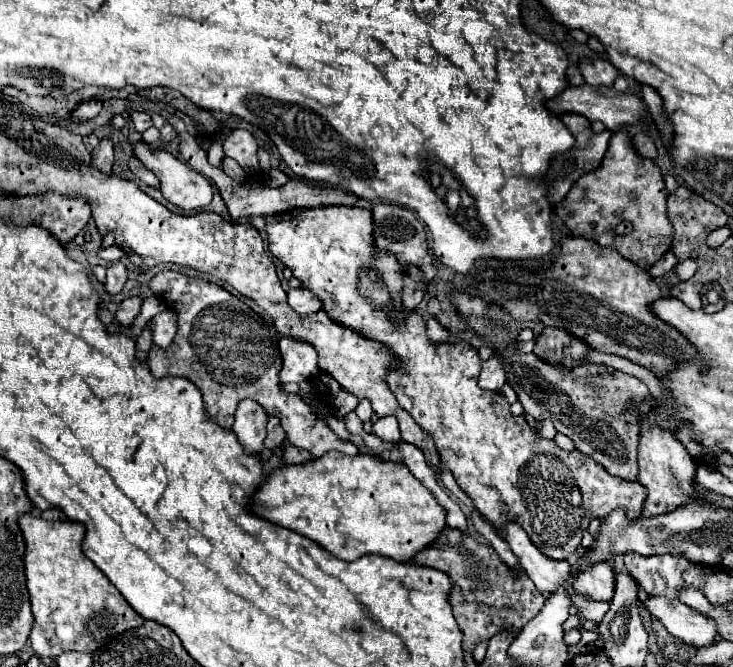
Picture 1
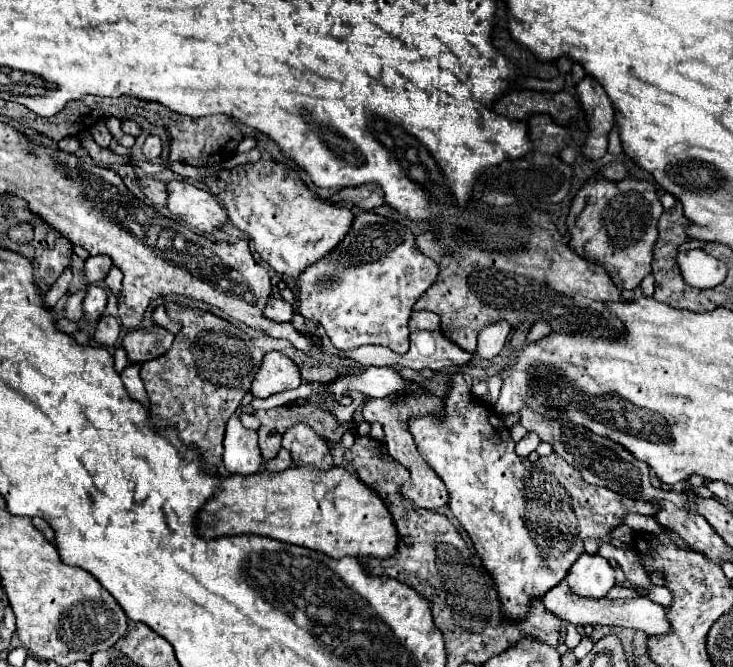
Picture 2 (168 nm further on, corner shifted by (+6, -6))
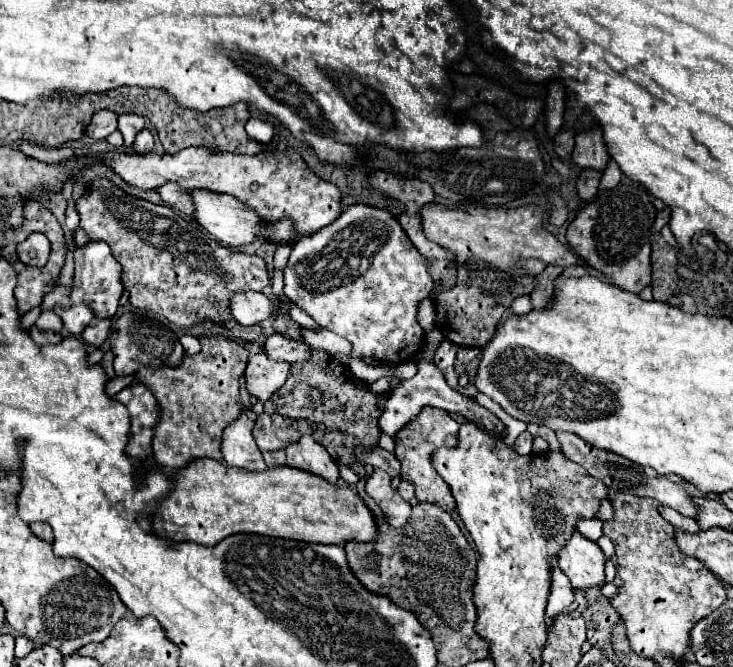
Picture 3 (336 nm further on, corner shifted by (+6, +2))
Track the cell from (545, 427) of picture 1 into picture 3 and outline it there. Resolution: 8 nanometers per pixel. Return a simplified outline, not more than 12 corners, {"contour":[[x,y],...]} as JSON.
{"contour":[[525,431],[517,437],[513,449],[519,455],[531,455],[533,435]]}

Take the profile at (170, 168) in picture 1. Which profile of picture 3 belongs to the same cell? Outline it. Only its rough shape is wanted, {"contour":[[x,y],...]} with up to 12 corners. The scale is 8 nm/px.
{"contour":[[191,191],[195,219],[223,245],[293,243],[291,219],[265,223],[235,197]]}

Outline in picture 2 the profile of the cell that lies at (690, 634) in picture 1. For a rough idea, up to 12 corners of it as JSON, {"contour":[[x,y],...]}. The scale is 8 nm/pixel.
{"contour":[[563,579],[539,601],[571,625],[667,635],[665,607],[647,599],[585,599]]}

